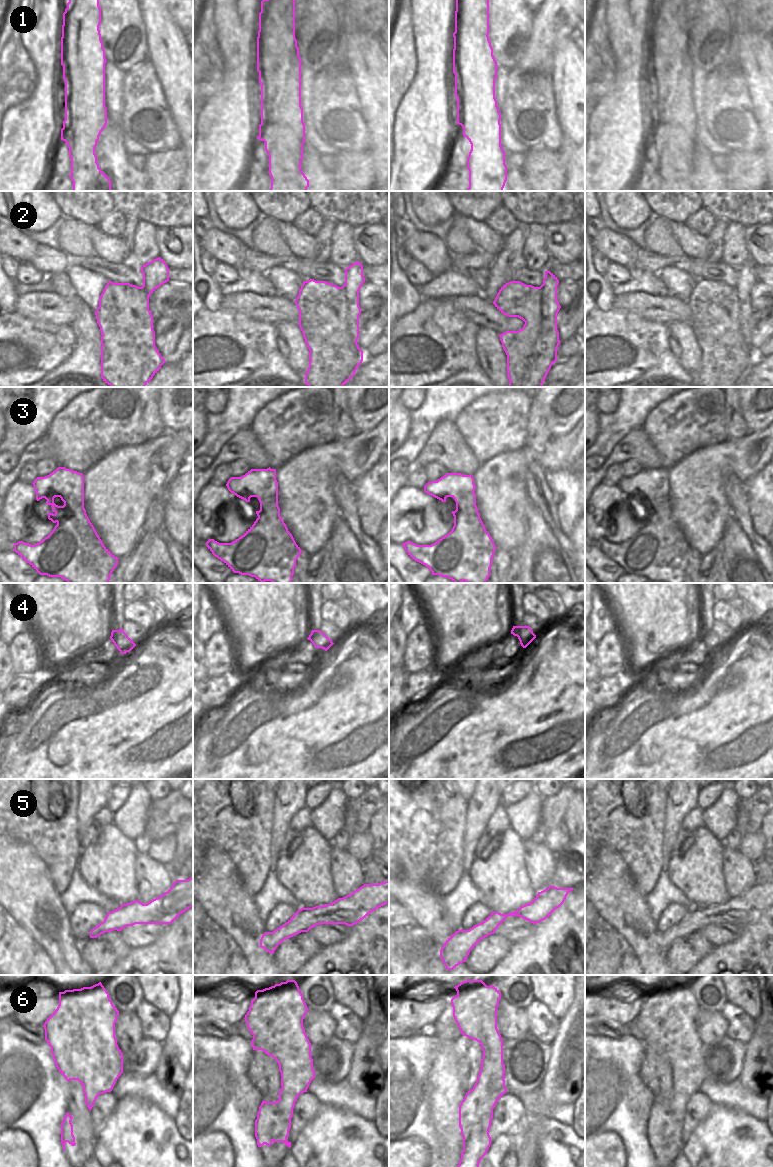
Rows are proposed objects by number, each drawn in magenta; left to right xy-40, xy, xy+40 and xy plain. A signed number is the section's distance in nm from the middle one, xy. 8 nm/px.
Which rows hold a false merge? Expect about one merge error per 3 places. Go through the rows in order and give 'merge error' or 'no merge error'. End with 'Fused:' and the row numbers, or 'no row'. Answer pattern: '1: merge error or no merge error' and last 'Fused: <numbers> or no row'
1: no merge error
2: merge error
3: merge error
4: no merge error
5: no merge error
6: merge error
Fused: 2, 3, 6

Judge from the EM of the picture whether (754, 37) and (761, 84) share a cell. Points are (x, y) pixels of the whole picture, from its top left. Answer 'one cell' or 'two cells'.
one cell

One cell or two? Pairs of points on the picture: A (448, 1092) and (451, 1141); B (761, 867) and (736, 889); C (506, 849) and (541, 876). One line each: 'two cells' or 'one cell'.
A: one cell
B: two cells
C: two cells

